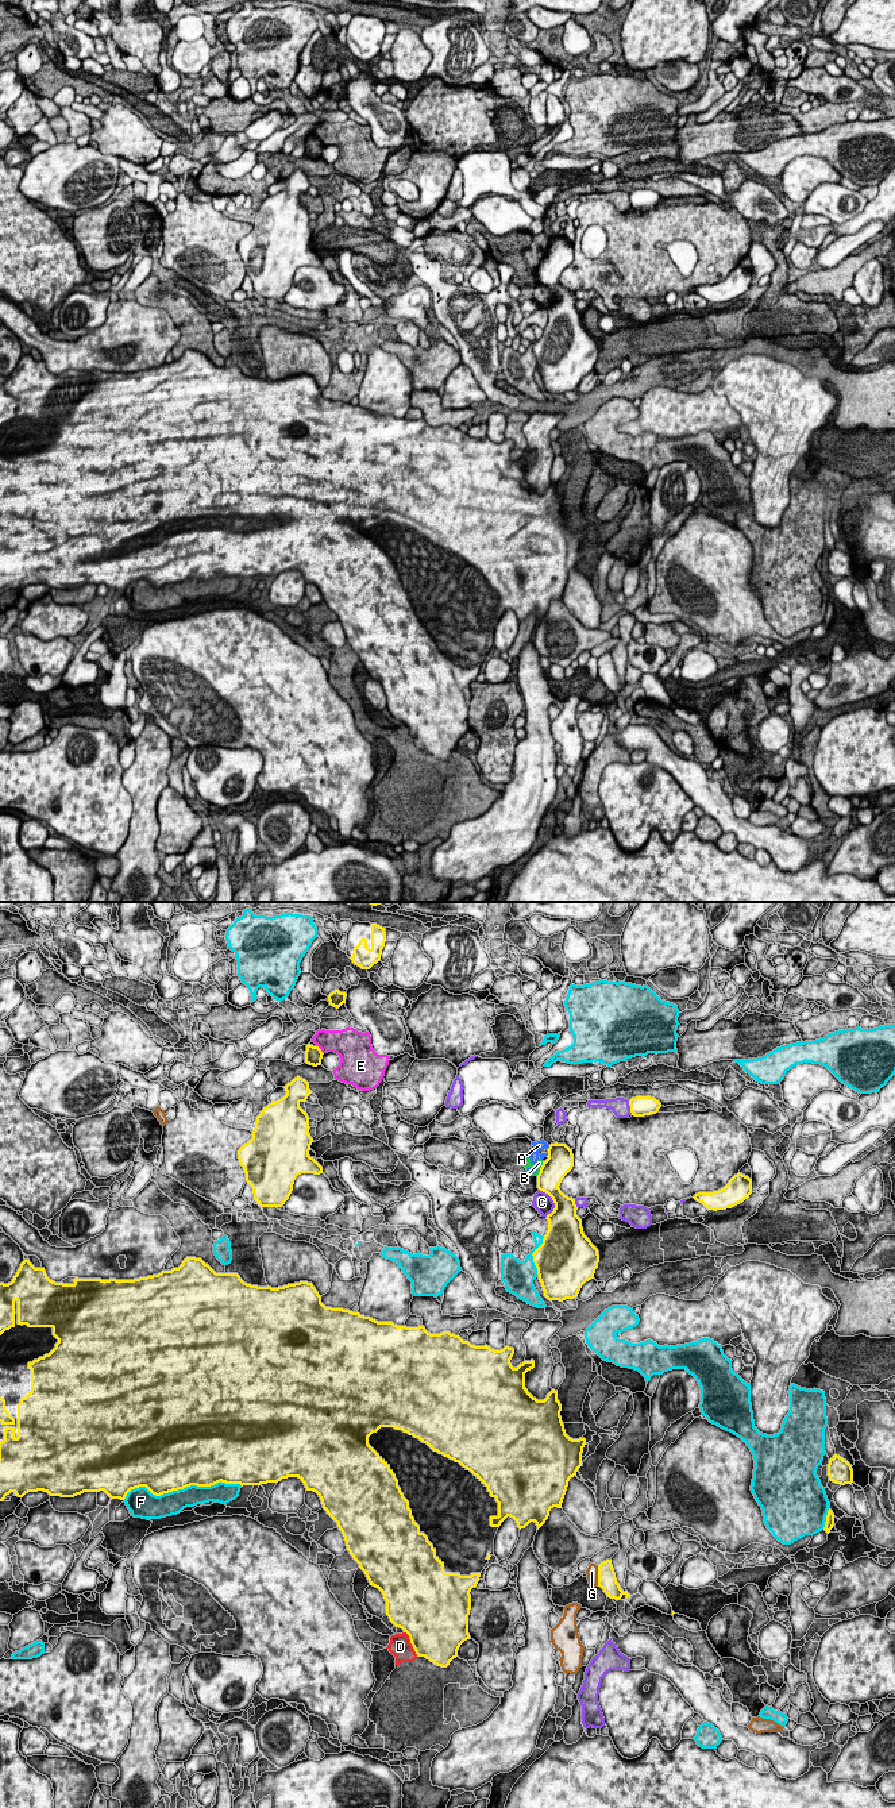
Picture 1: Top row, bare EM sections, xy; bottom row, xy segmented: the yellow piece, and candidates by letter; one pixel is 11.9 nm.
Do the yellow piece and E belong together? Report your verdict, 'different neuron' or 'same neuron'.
different neuron

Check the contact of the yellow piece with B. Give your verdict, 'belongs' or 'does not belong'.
does not belong

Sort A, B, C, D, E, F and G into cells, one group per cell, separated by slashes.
A B / C / D / E / F / G

